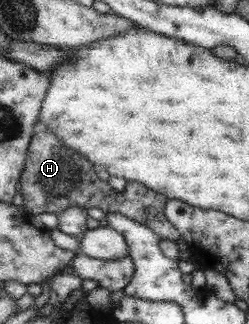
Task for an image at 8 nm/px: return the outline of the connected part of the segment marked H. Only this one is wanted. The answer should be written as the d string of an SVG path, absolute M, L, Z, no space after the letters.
M36 124L32 141L29 142L28 156L25 157L24 172L21 173L18 190L23 197L22 208L31 215L41 212L59 213L70 206L81 208L100 208L104 213L119 213L125 218L135 219L149 230L155 232L159 239L176 242L180 240L179 232L165 218L164 206L167 201L165 196L155 194L153 190L145 188L140 182L130 182L123 188L123 192L117 192L109 188L107 181L101 182L93 166L79 158L75 152L67 150L61 142L57 142L55 136L47 132L47 127Z

